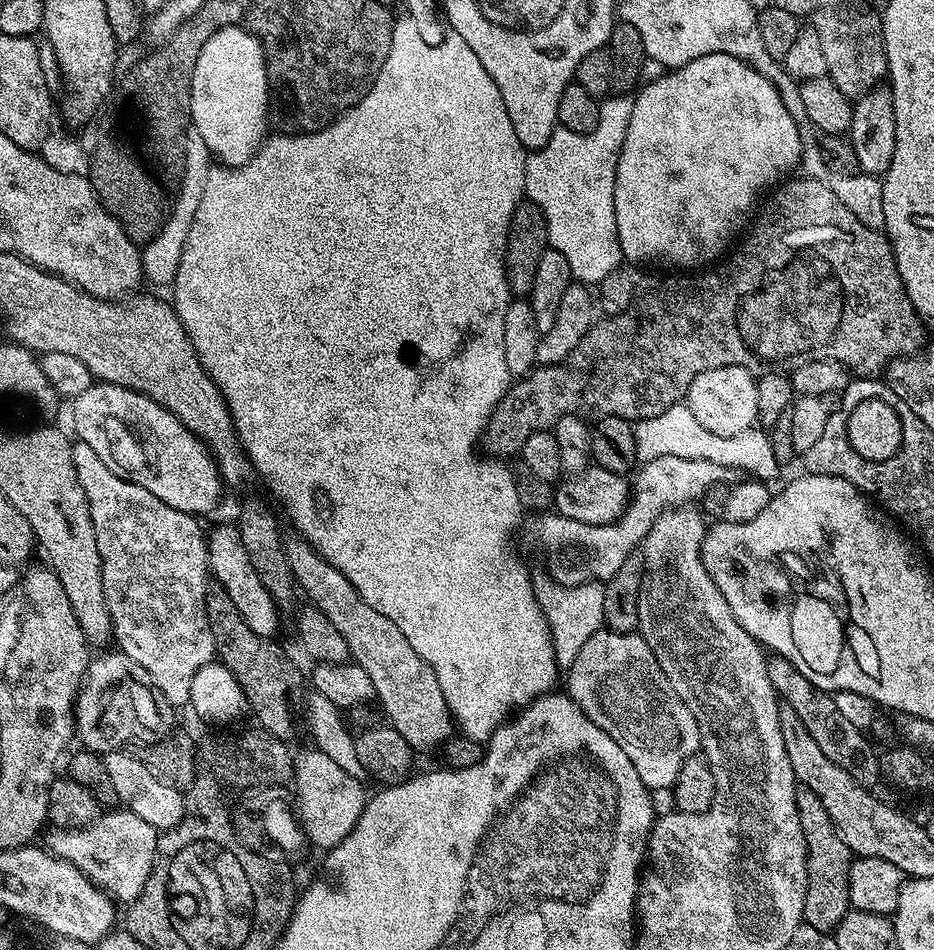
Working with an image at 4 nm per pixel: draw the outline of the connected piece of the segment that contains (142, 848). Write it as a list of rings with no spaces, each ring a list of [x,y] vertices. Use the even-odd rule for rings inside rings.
[[[116,810],[105,811],[93,824],[85,828],[53,827],[52,833],[48,836],[46,848],[52,855],[61,856],[63,860],[80,869],[97,888],[104,889],[109,896],[117,901],[131,902],[138,898],[138,894],[144,889],[152,873],[152,867],[156,861],[158,833],[154,826],[150,826],[150,822],[142,822],[142,818],[138,818],[138,814],[127,810],[112,811]]]

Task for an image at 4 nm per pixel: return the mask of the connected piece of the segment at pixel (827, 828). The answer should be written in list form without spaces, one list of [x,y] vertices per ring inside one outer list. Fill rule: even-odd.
[[[803,786],[796,789],[798,822],[808,851],[808,885],[804,898],[803,923],[814,926],[819,932],[831,933],[840,924],[840,919],[850,911],[848,903],[848,875],[854,853],[846,846],[840,831],[834,826],[826,806],[814,794],[814,790]]]

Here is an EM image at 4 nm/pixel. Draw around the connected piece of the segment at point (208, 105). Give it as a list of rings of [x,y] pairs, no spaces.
[[[231,24],[206,38],[194,66],[190,114],[190,124],[198,128],[221,165],[236,168],[246,163],[264,143],[270,132],[270,93],[264,47],[247,27]]]

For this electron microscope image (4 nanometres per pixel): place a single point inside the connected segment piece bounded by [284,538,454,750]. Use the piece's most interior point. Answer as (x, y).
(406, 686)

